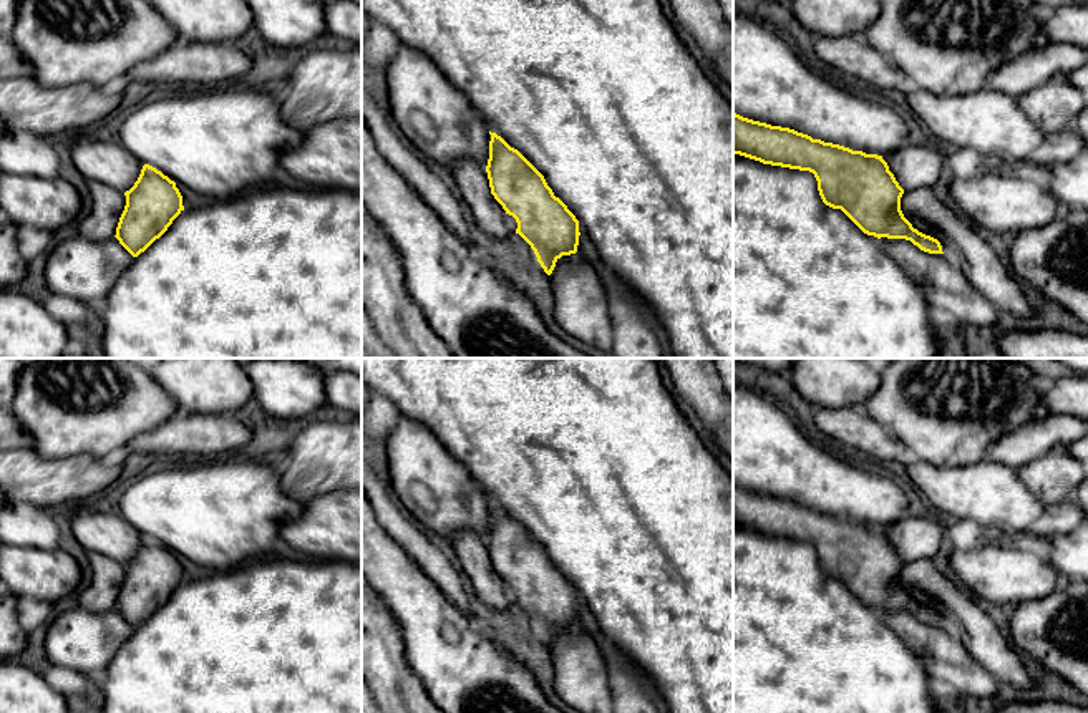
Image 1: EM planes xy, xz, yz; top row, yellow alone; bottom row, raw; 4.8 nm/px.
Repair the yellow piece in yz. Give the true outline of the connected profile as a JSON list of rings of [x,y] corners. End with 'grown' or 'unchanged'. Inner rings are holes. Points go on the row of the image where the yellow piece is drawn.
[[[733,113],[733,154],[763,164],[809,171],[823,202],[841,209],[864,234],[906,239],[929,254],[944,254],[937,239],[912,227],[901,211],[904,189],[882,156],[813,139]]]; unchanged

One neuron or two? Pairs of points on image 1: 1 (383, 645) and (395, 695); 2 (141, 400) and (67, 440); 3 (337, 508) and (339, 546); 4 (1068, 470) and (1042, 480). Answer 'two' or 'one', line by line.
1: one
2: one
3: one
4: one

